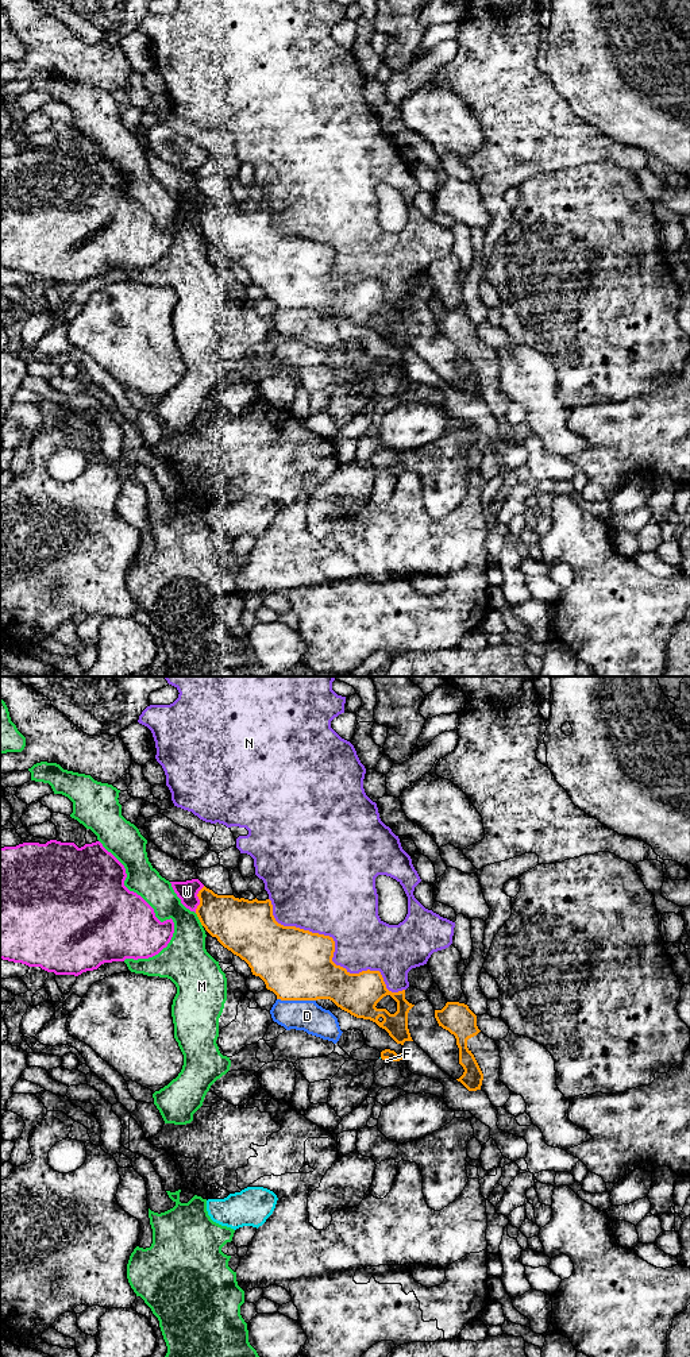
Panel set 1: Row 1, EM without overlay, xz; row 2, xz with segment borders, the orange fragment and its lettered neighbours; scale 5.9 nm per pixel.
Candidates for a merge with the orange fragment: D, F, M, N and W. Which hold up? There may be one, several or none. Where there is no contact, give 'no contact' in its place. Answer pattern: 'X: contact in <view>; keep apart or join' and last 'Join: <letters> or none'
D: contact in xz; keep apart
F: contact in xz; keep apart
M: contact in xz; keep apart
N: contact in xz; keep apart
W: contact in xz; keep apart
Join: none

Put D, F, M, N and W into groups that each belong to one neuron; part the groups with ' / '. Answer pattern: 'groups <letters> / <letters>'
groups D / F / M / N / W

